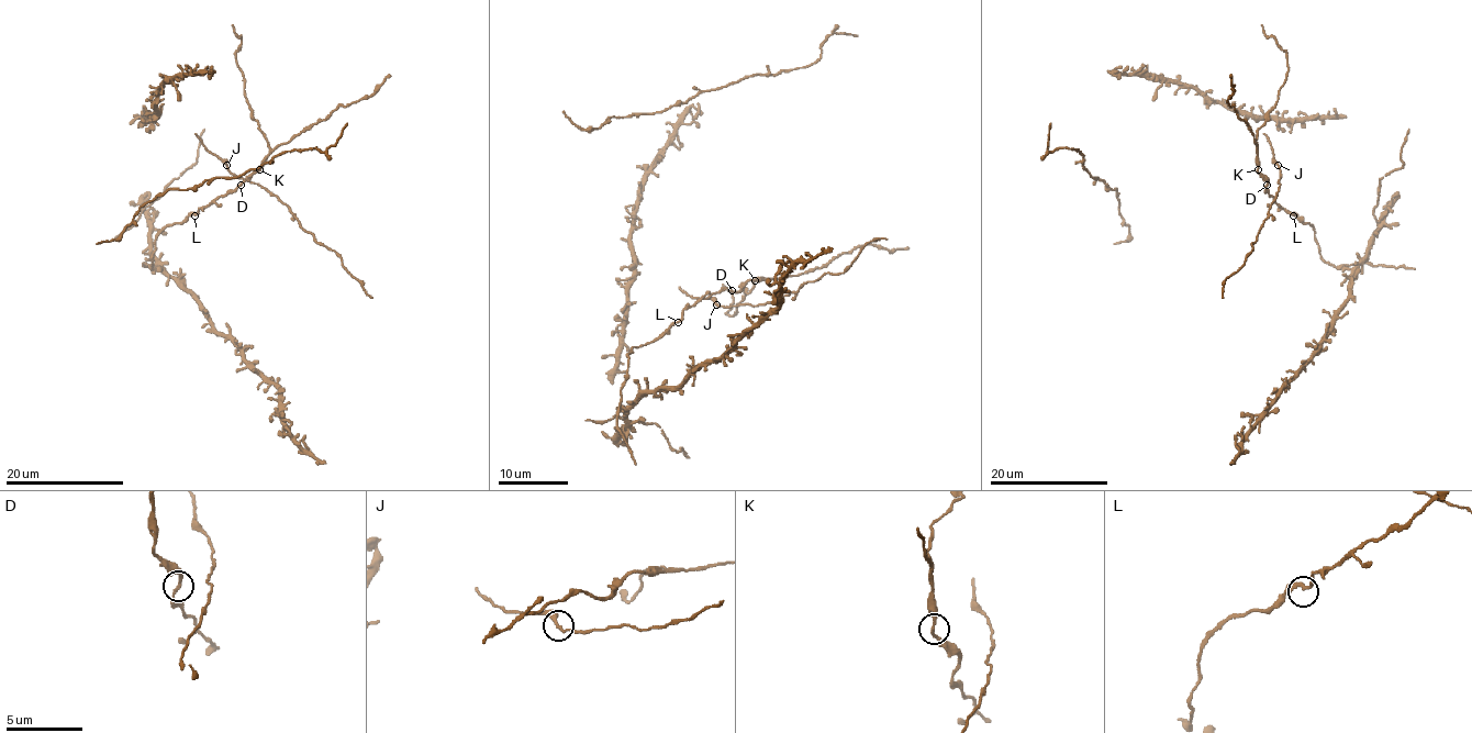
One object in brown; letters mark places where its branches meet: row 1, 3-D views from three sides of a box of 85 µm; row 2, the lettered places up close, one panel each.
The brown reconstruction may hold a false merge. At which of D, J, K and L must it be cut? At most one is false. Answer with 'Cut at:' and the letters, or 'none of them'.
Cut at: none of them

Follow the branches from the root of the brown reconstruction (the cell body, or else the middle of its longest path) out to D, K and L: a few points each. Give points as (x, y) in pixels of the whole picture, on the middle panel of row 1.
D: (716, 304), (743, 304), (740, 292), (732, 290)
K: (716, 304), (743, 304), (740, 289), (749, 280), (755, 280)
L: (716, 304), (737, 307), (744, 302), (740, 292), (718, 290), (698, 299), (683, 311), (678, 322)

